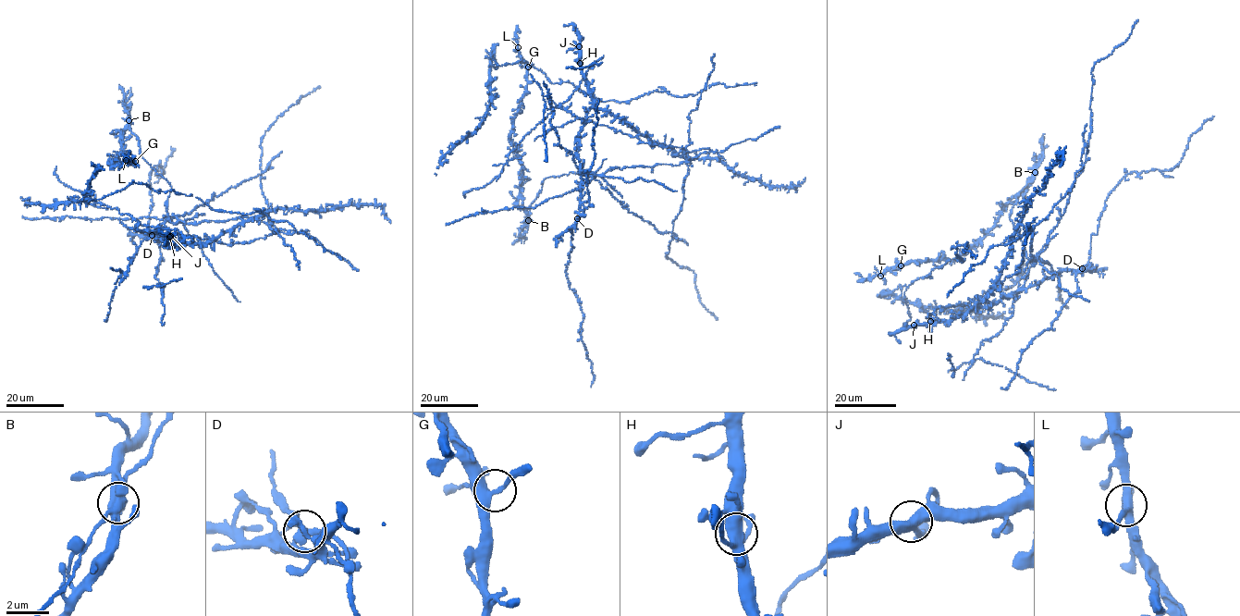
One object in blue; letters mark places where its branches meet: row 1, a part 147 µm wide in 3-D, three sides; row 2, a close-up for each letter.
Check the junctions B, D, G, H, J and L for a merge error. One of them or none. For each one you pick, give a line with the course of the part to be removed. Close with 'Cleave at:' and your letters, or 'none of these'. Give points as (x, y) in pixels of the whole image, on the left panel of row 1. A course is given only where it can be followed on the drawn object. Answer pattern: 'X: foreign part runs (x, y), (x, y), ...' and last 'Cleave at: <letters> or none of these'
B: foreign part runs (128, 120), (171, 186), (168, 218), (295, 231), (227, 245), (151, 231), (90, 204), (56, 166)
Cleave at: B

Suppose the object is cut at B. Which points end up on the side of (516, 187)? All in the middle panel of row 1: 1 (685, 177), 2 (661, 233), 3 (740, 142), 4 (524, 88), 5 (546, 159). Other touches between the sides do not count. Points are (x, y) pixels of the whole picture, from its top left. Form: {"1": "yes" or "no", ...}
{"1": "yes", "2": "no", "3": "no", "4": "yes", "5": "yes"}

